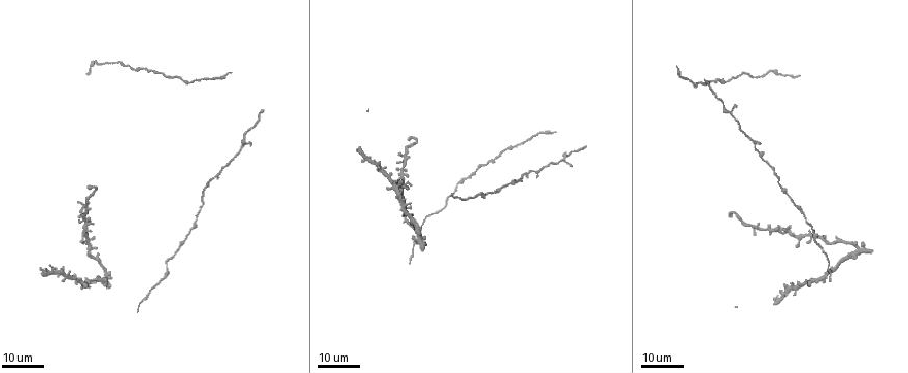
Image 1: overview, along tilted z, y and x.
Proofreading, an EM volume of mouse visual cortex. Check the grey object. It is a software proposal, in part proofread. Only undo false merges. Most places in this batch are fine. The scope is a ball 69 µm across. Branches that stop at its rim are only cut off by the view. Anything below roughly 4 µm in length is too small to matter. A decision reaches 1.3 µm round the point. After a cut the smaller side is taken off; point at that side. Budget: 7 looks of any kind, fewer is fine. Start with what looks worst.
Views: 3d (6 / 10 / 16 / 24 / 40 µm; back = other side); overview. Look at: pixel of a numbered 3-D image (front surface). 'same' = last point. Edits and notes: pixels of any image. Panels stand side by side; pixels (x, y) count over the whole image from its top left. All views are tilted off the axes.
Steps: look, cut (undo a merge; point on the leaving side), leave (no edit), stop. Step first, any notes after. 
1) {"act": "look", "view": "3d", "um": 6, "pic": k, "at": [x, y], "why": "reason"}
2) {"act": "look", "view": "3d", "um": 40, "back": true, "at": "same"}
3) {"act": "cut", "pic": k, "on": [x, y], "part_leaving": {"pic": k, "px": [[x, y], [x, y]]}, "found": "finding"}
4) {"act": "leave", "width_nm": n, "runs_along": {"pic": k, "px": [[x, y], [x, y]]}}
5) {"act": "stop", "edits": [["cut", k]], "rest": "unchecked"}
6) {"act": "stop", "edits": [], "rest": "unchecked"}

{"act": "look", "view": "3d", "um": 24, "pic": 1, "at": [735, 214], "why": "calibre changes"}

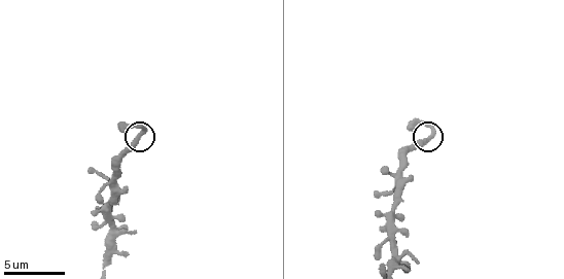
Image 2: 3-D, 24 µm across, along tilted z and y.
{"act": "look", "view": "3d", "um": 10, "pic": 2, "at": [426, 140], "why": "closer look"}

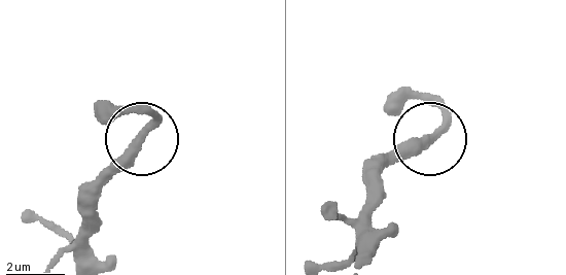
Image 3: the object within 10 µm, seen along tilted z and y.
{"act": "leave", "runs_along": {"pic": 3, "px": [[357, 252], [376, 169], [440, 124], [414, 95]]}, "found": "all the same cell"}

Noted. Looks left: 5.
{"act": "look", "view": "3d", "um": 24, "pic": 1, "at": [402, 206], "why": "four-way junction"}

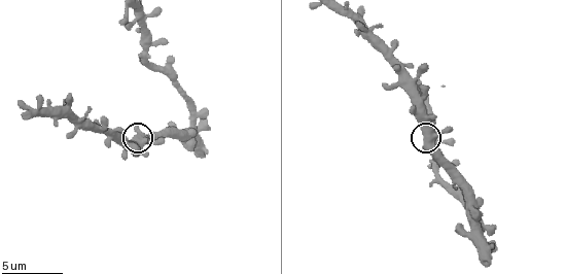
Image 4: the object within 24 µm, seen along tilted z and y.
{"act": "look", "view": "3d", "um": 6, "pic": 4, "at": [425, 137]}

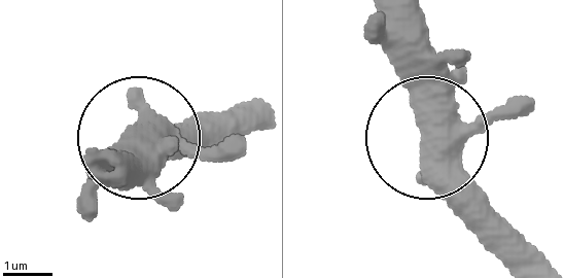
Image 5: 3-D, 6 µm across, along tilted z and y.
{"act": "leave", "width_nm": 480, "found": "continuous, no second cell"}

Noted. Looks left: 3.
{"act": "look", "view": "3d", "um": 16, "pic": 1, "at": [733, 114], "why": "side arm on a straight run"}

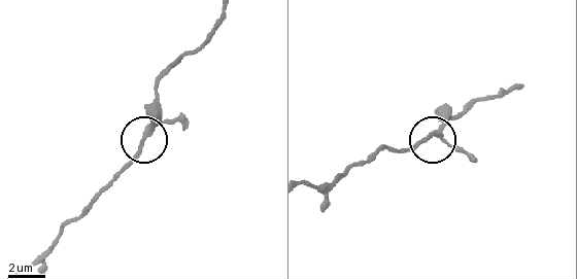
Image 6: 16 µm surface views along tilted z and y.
{"act": "look", "view": "3d", "um": 6, "pic": 6, "at": [432, 133]}

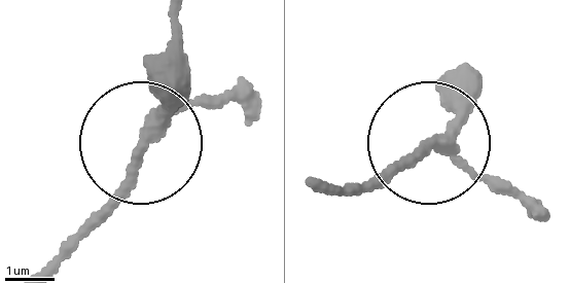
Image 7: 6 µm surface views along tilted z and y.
{"act": "leave", "width_nm": 210, "runs_along": {"pic": 7, "px": [[54, 269], [126, 172], [179, 42]]}, "found": "continuous, no second cell"}

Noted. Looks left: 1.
{"act": "stop", "edits": [], "rest": "unchecked"}

